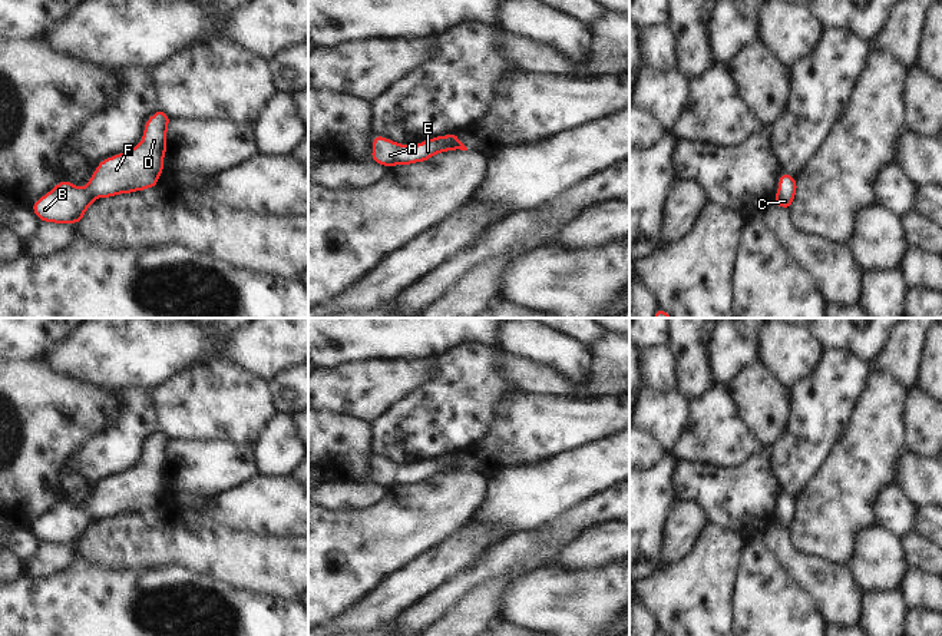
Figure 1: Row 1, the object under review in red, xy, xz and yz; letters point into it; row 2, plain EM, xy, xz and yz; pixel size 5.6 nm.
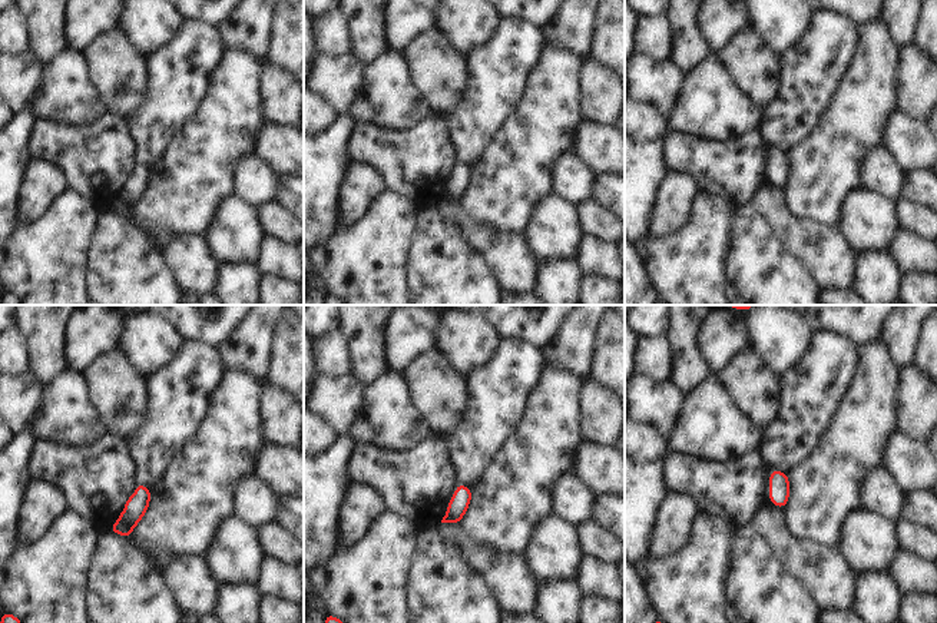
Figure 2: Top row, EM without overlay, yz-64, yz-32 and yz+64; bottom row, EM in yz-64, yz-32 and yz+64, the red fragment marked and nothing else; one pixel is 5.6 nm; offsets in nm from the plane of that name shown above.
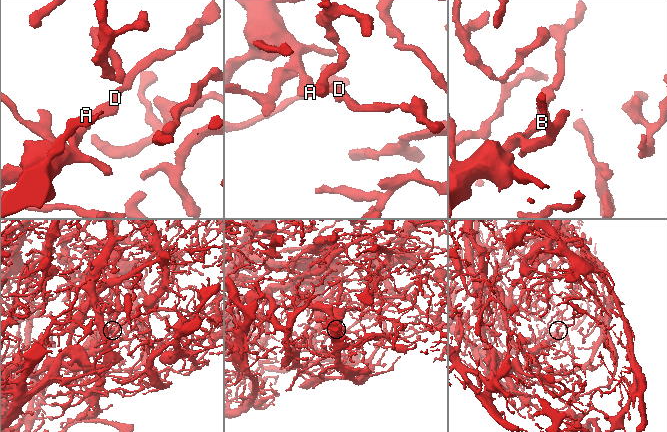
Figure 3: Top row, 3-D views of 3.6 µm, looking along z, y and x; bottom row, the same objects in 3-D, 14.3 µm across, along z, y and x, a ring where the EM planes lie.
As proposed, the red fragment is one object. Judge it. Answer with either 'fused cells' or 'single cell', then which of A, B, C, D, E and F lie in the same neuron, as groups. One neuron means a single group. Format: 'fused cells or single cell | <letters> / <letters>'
single cell | A B C D E F

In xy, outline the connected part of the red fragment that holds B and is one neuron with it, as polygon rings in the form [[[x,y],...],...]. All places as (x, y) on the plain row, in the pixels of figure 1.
[[[159,430],[146,441],[139,466],[99,483],[86,509],[69,501],[59,503],[32,526],[34,536],[42,543],[80,544],[97,519],[155,509],[163,493],[169,441]]]

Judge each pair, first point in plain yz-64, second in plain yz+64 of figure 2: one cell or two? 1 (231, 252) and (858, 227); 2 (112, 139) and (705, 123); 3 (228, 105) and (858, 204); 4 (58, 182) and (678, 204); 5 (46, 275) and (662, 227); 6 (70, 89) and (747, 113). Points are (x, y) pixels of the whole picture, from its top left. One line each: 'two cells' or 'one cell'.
1: one cell
2: two cells
3: two cells
4: one cell
5: two cells
6: one cell

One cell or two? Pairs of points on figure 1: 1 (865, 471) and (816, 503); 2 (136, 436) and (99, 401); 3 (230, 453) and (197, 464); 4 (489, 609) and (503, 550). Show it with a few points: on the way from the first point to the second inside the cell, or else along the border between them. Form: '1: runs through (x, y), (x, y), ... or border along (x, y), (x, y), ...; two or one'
1: runs through (853, 482), (832, 503), (828, 503); one
2: border along (125, 388), (125, 406), (115, 421), (92, 441); two
3: runs through (221, 461), (218, 464), (205, 464); one
4: border along (528, 560), (486, 579), (469, 593); two

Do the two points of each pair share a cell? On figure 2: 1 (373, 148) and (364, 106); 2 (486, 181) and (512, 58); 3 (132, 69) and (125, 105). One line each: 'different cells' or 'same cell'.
1: different cells
2: different cells
3: same cell

